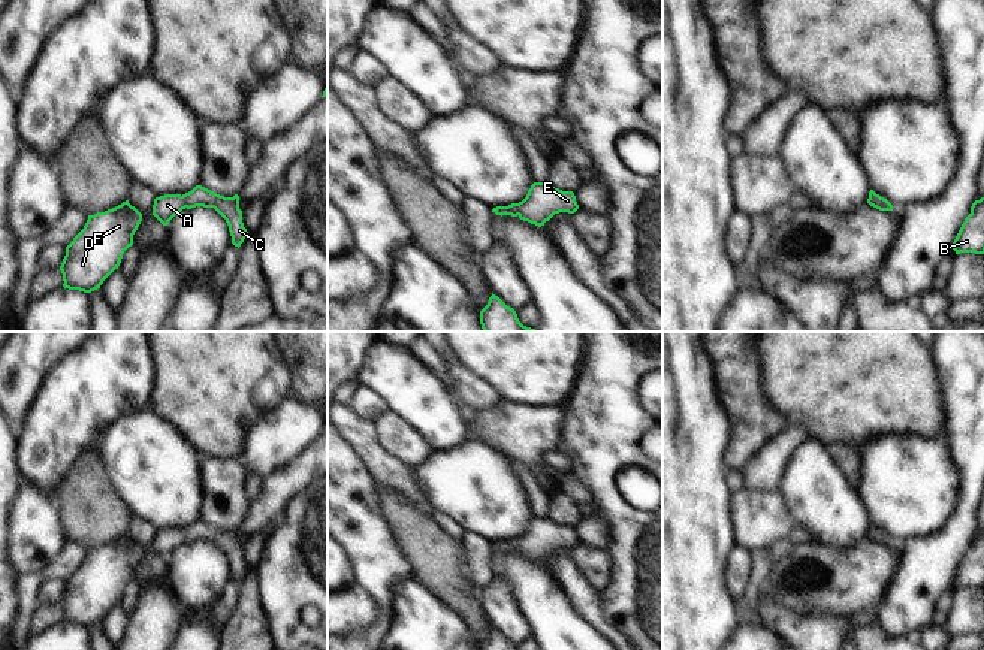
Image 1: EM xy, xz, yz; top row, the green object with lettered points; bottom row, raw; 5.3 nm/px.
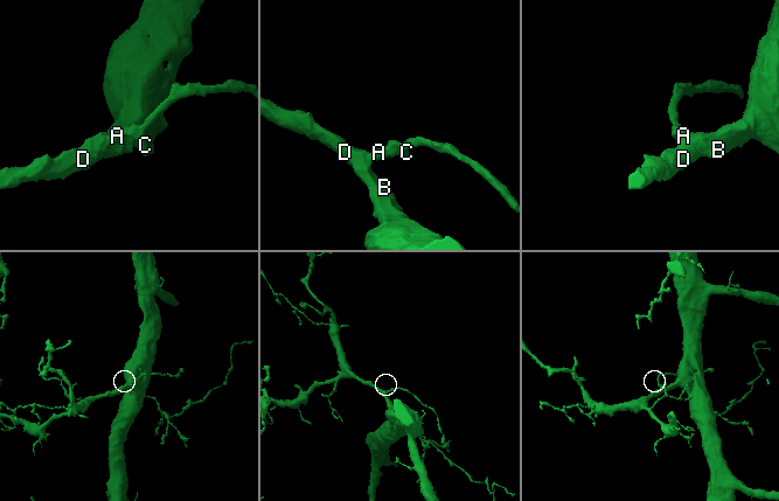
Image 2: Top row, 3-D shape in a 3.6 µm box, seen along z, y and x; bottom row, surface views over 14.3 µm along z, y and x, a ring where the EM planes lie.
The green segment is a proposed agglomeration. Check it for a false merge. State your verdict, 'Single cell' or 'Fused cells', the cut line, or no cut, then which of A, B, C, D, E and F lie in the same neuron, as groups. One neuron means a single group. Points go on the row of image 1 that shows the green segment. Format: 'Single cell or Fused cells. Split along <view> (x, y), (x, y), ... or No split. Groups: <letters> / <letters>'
Single cell. No split. Groups: A B C D E F.

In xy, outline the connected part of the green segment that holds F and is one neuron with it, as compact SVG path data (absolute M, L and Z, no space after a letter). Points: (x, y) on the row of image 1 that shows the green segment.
M129 203L88 215L84 229L66 247L60 266L63 287L91 293L118 269L124 251L133 245L133 235L142 214Z

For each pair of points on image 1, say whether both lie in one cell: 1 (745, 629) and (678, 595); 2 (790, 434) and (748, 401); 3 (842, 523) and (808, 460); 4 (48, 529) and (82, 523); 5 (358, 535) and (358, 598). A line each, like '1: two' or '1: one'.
1: two
2: two
3: one
4: two
5: two

